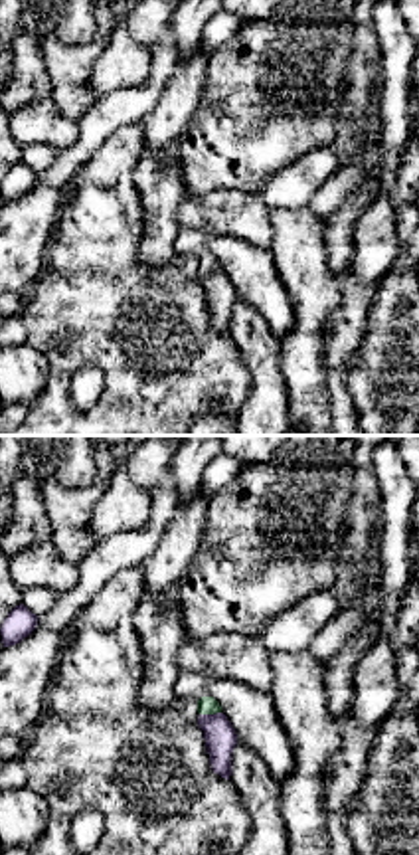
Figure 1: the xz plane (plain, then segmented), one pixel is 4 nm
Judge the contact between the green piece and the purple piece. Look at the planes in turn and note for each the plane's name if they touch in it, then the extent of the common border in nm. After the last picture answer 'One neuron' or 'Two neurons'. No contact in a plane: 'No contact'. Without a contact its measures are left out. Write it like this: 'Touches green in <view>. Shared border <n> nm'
Touches green in xz. Shared border 90 nm

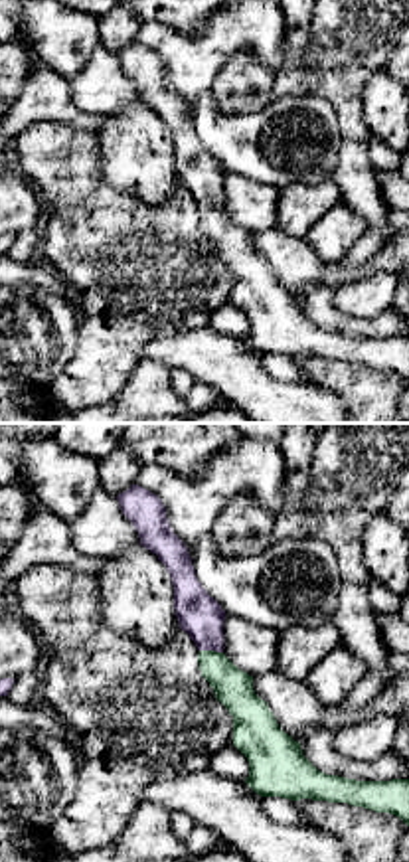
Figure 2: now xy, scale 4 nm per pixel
Touches green in xy. Shared border 100 nm

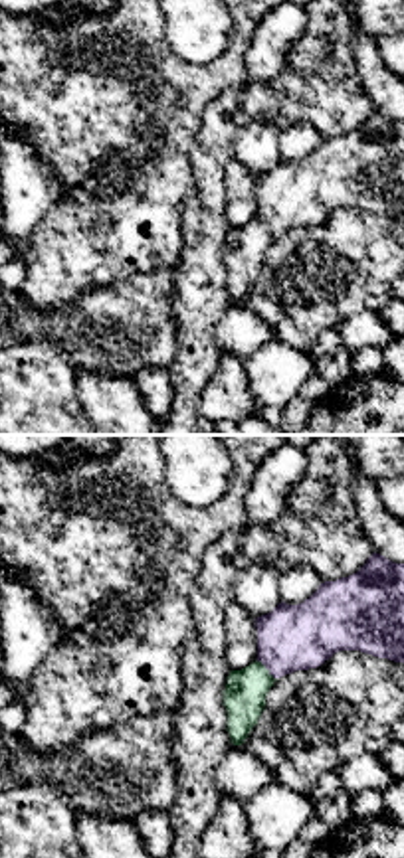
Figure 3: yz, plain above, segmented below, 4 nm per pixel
Touches green in yz. Shared border 110 nm

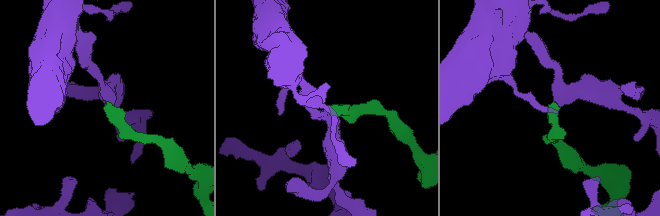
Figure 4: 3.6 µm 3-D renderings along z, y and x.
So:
One neuron

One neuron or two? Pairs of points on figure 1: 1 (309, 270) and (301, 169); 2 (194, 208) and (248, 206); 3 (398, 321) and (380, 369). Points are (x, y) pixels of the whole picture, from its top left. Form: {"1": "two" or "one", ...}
{"1": "two", "2": "one", "3": "one"}

